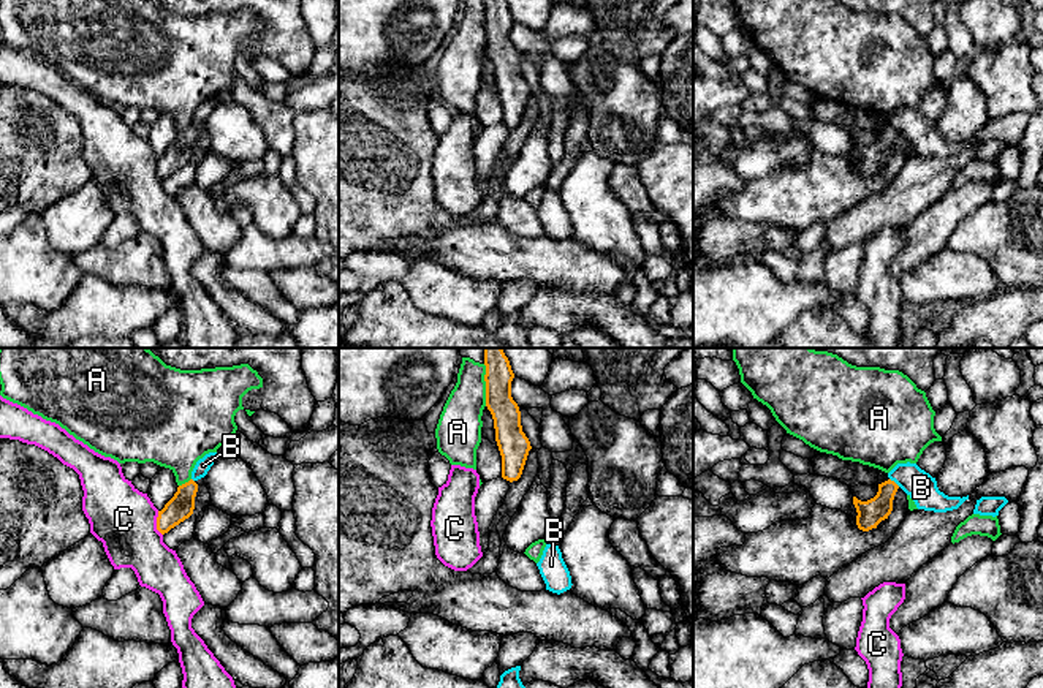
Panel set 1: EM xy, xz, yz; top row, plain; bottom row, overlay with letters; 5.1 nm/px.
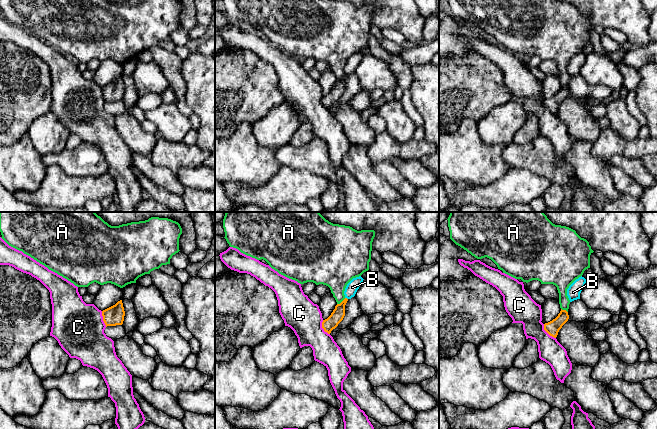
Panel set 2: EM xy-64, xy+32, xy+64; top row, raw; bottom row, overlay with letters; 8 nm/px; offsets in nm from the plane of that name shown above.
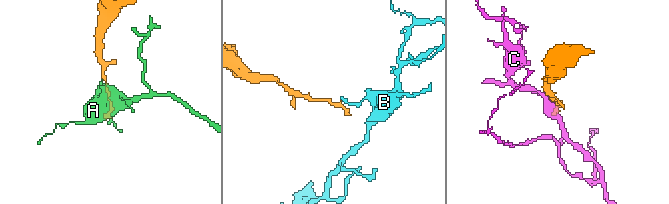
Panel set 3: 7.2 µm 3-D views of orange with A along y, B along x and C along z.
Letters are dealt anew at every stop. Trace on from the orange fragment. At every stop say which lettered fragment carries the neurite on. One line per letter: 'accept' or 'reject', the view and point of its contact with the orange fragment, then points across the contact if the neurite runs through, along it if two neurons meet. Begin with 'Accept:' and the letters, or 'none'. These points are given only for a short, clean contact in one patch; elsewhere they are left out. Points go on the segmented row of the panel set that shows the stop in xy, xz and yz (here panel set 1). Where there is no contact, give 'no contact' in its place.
Accept: none
A: reject; contact xz (486, 385)
B: reject; contact yz (893, 481); border yz (890, 478), (899, 486)
C: reject; contact xy (157, 524)

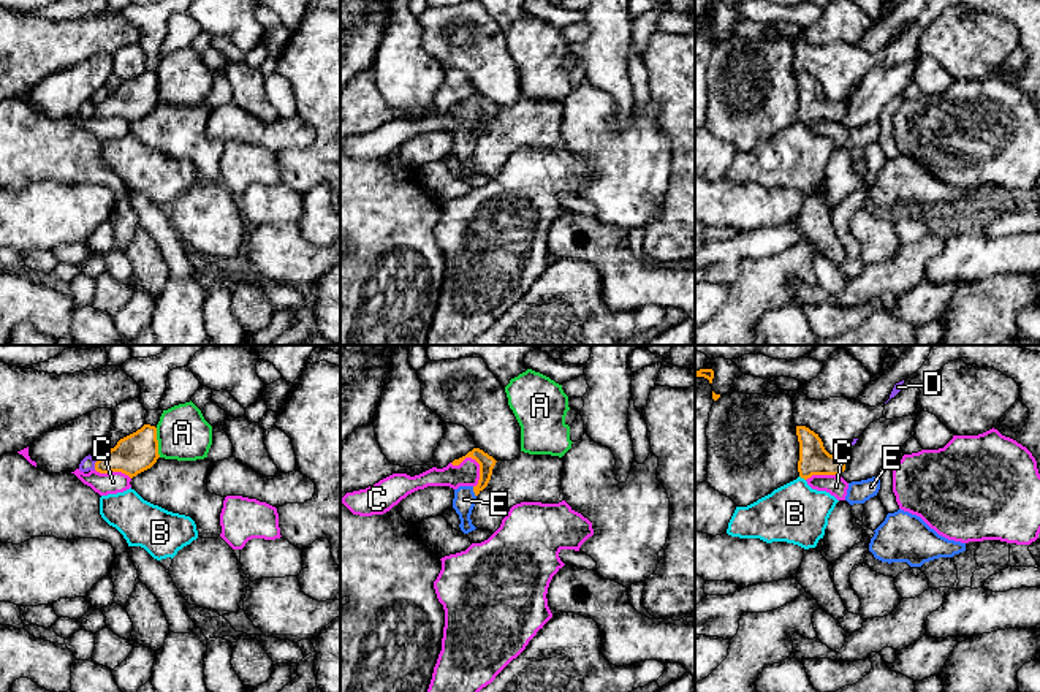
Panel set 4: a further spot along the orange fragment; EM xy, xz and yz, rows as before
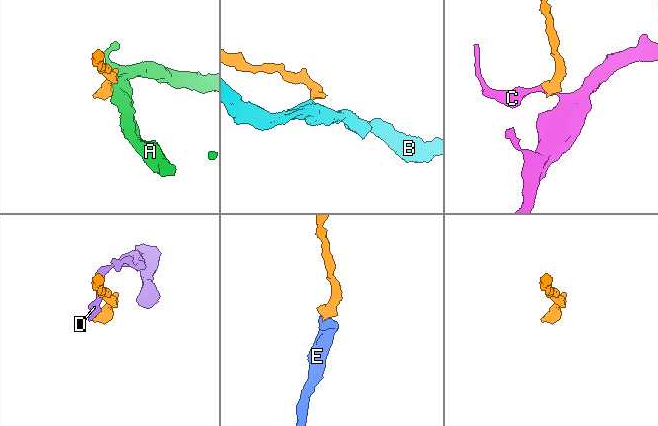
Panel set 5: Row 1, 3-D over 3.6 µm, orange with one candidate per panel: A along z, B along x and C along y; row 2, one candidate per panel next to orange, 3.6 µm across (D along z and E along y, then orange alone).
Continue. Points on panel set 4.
Accept: E
A: reject; contact xy (157, 442); border xy (155, 428), (157, 453), (160, 456)
B: reject; contact yz (803, 477); border yz (800, 475), (804, 480)
C: reject; contact xz (474, 458); border xz (450, 463), (459, 464), (472, 458), (478, 464), (478, 483)
D: reject; contact xy (95, 466); border xy (97, 461), (94, 469)
E: accept; contact xz (474, 491); way xz (486, 463), (485, 479), (474, 491), (464, 499)

